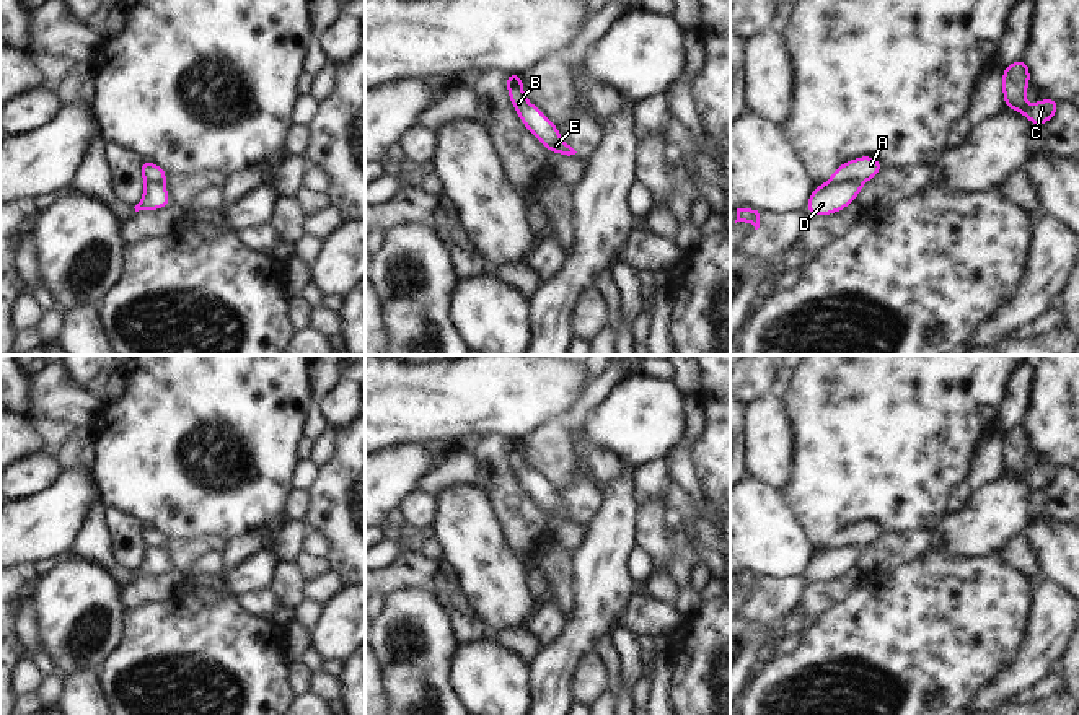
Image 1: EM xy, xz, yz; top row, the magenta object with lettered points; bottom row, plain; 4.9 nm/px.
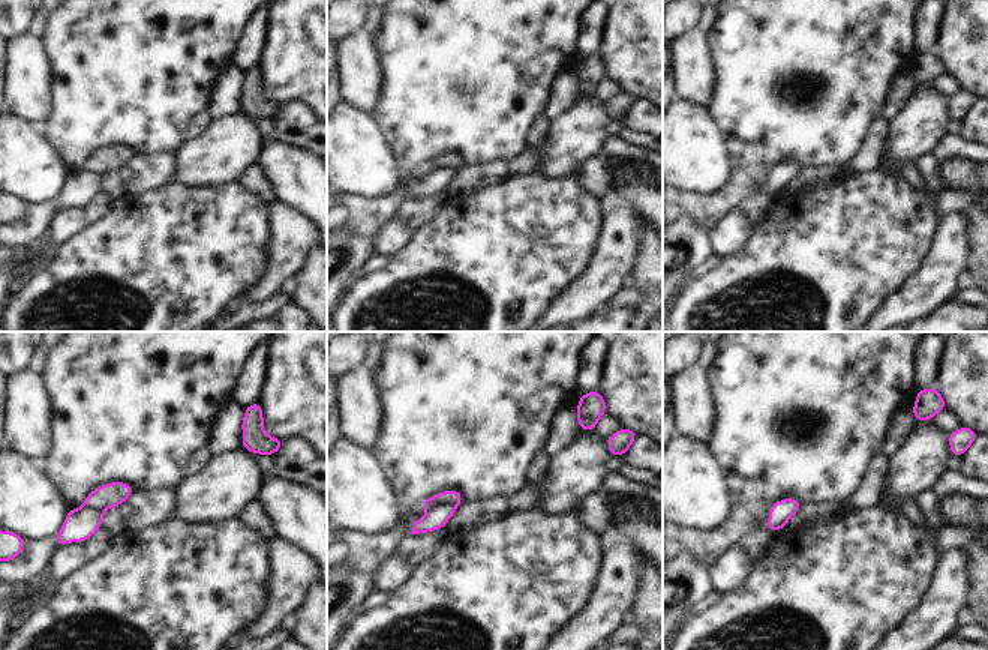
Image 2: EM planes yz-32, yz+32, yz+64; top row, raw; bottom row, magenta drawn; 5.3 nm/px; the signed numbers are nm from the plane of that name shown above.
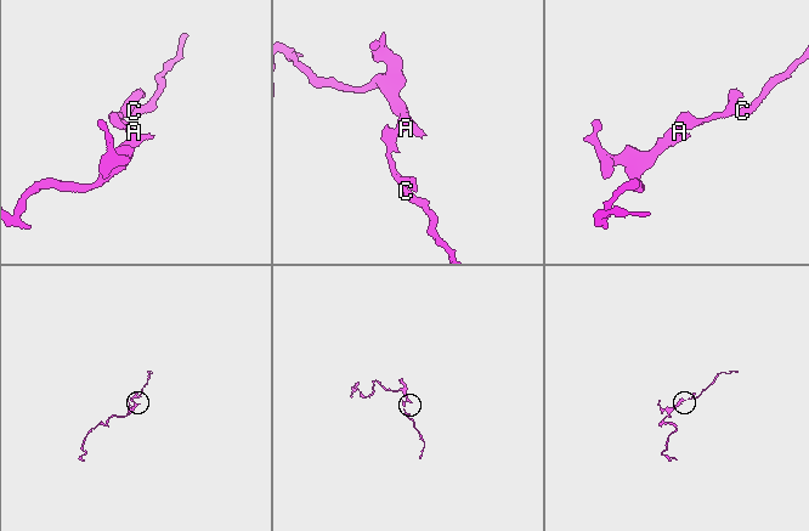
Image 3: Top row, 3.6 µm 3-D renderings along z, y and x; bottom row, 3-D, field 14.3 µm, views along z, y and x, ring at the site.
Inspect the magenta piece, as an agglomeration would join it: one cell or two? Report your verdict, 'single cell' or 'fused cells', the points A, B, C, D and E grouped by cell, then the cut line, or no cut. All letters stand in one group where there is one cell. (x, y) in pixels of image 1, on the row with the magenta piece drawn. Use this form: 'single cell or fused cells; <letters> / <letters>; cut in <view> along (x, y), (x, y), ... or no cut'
fused cells; A C / B D E; cut in yz along (827, 183), (859, 181), (863, 184)

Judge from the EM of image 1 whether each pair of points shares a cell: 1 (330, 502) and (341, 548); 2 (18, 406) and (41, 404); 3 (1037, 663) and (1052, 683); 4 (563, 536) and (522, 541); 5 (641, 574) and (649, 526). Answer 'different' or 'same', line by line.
1: same
2: different
3: different
4: different
5: different

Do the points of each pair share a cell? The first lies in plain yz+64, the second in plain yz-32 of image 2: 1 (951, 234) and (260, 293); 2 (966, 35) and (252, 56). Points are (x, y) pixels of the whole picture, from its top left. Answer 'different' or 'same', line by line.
1: same
2: different

